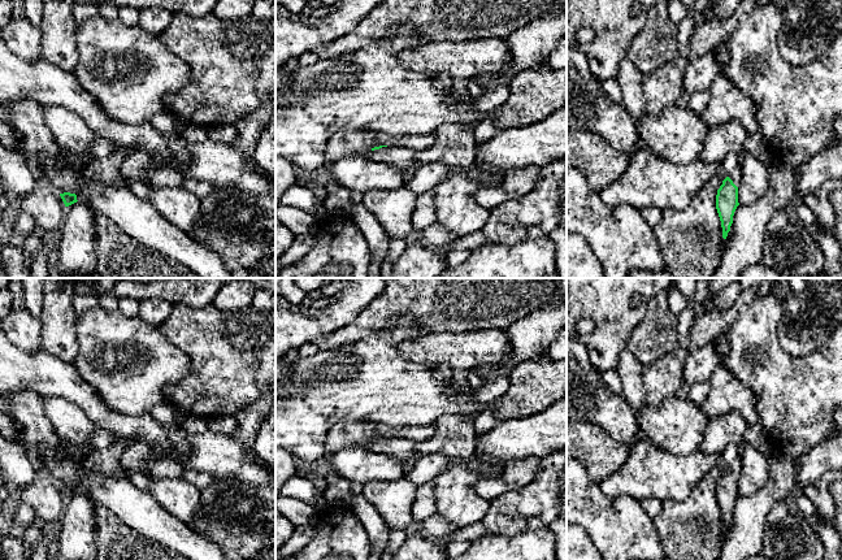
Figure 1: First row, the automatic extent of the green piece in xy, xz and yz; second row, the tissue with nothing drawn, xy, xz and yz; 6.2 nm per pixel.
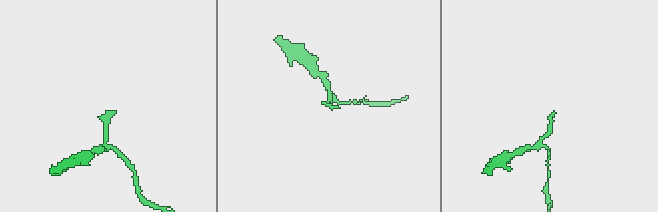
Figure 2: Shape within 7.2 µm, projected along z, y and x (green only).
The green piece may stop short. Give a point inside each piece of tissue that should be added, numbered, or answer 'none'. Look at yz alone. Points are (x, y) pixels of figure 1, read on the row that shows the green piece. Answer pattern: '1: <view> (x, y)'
1: yz (734, 174)

